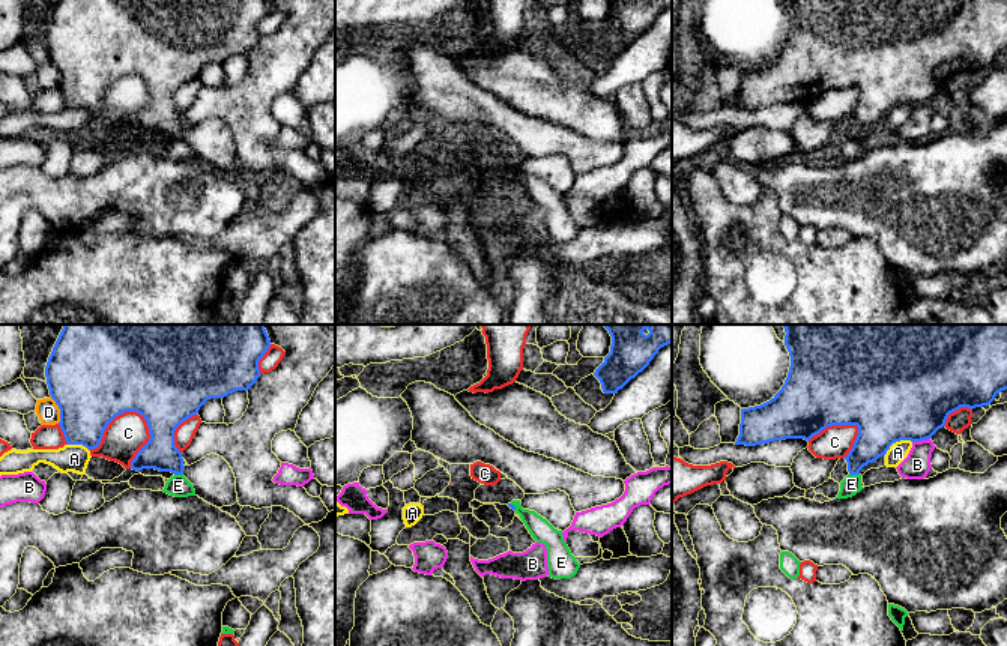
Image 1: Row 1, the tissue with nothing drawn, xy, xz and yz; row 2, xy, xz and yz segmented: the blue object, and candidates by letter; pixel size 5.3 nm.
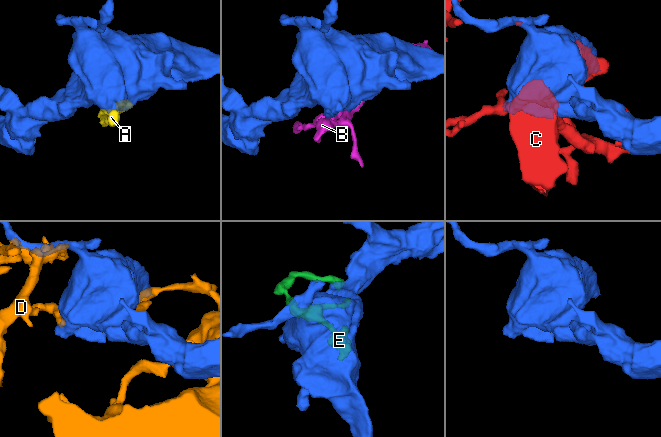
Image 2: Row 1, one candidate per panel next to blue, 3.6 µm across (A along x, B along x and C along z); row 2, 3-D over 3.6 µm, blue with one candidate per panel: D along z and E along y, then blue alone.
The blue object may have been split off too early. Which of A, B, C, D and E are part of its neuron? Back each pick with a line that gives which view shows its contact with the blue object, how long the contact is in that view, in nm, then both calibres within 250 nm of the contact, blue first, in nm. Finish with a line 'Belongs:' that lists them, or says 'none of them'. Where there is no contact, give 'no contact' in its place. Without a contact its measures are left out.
Belongs: none of them

